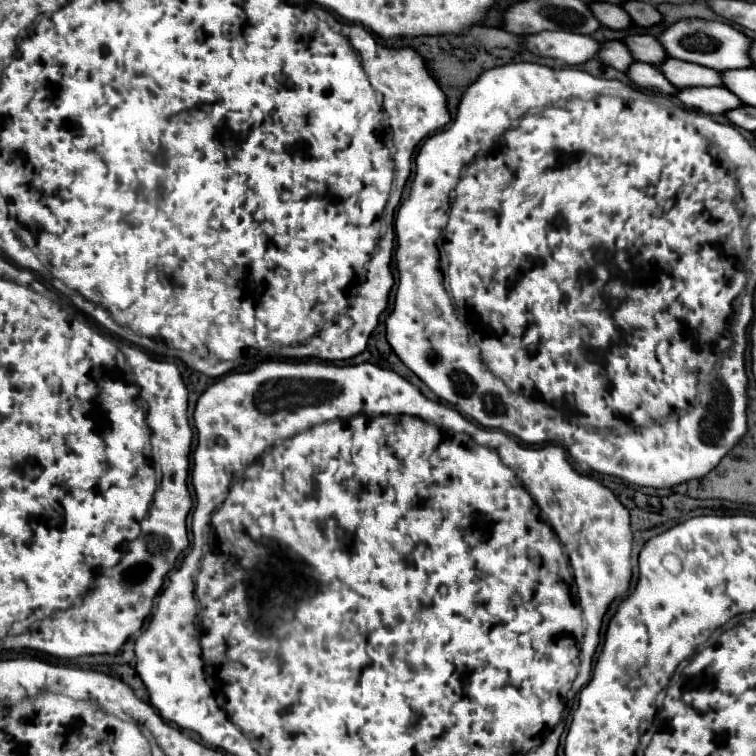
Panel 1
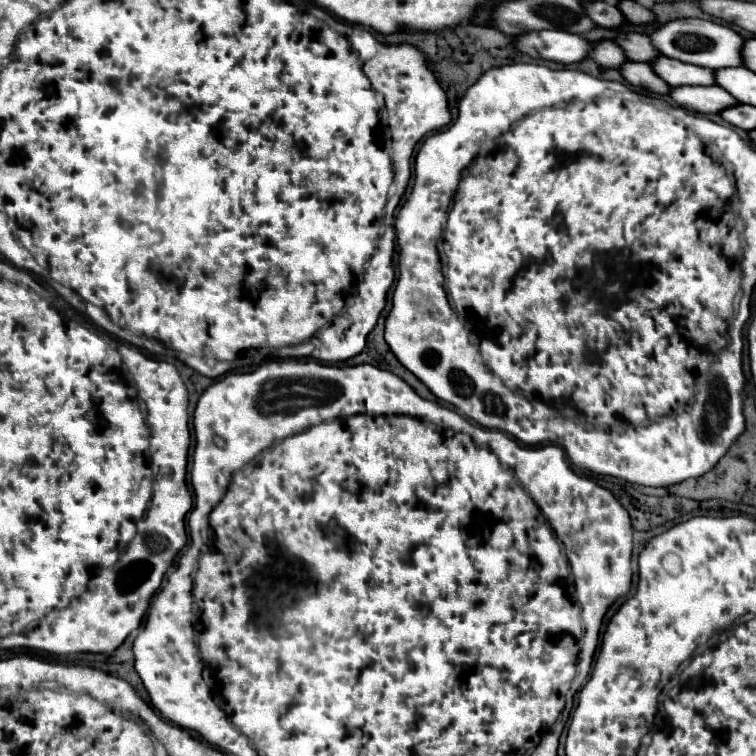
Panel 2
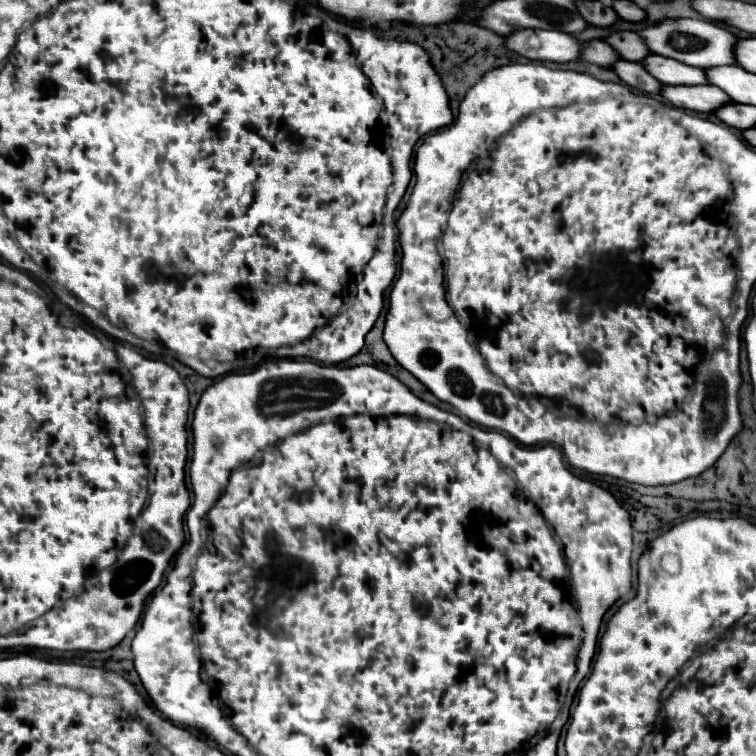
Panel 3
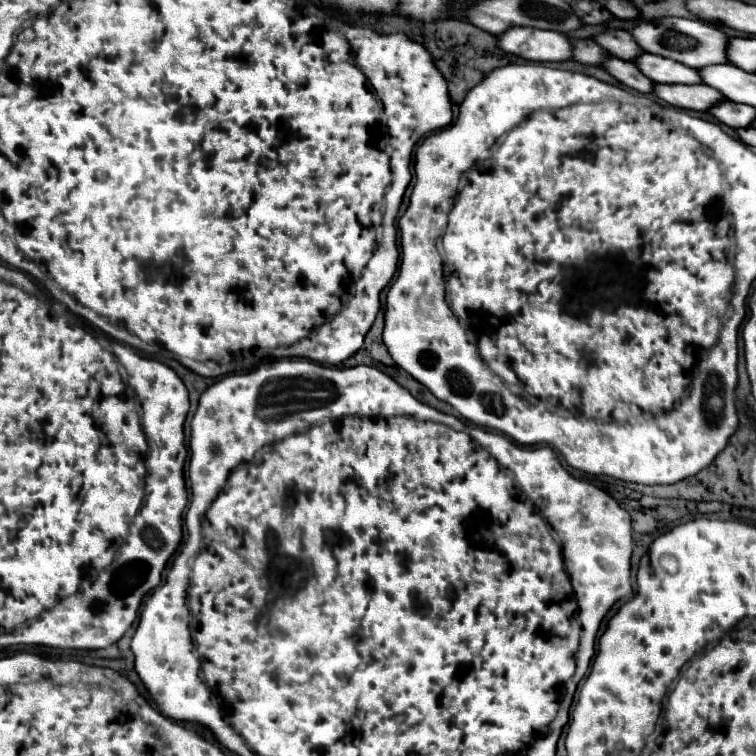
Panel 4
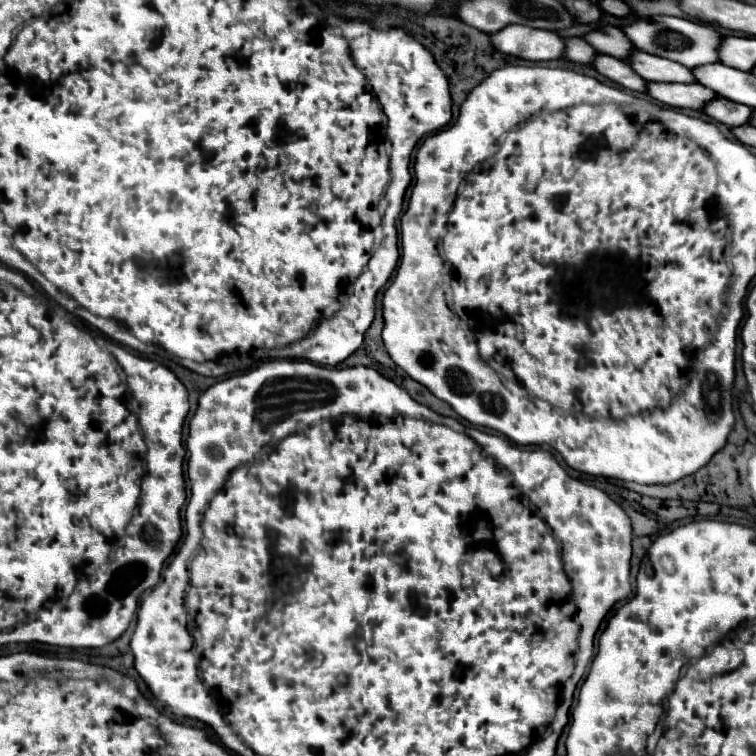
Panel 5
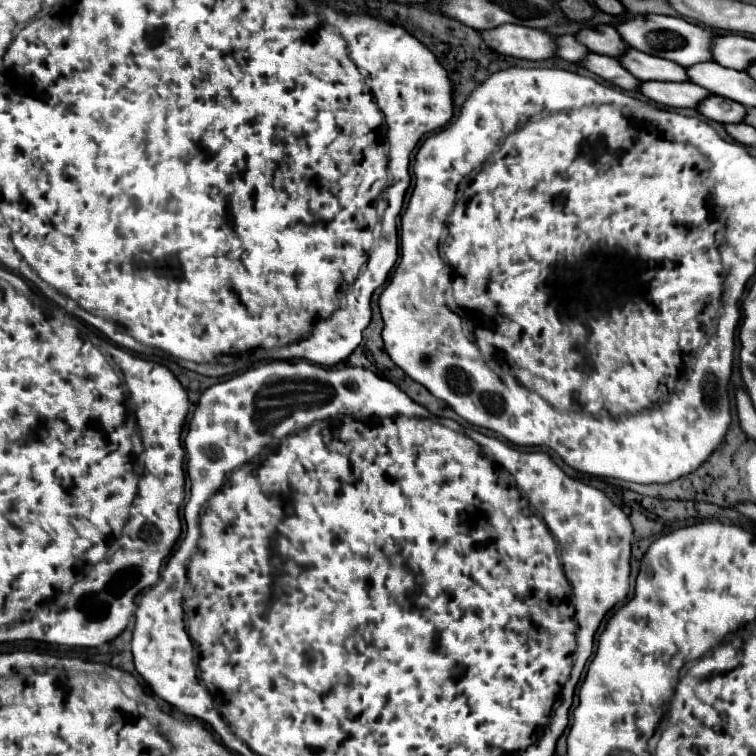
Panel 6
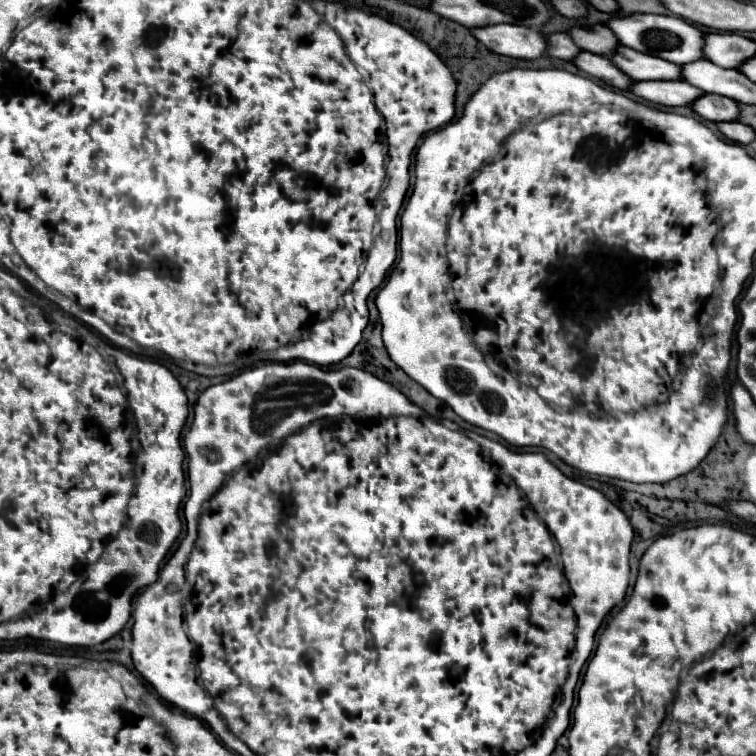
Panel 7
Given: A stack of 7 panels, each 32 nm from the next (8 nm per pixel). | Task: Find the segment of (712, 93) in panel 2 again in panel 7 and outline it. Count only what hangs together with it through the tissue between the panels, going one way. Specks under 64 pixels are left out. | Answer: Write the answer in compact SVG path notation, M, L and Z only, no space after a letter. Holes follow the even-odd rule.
M658 80L658 82L634 82L632 92L644 100L662 106L690 106L704 96L700 88L686 84L686 80Z

